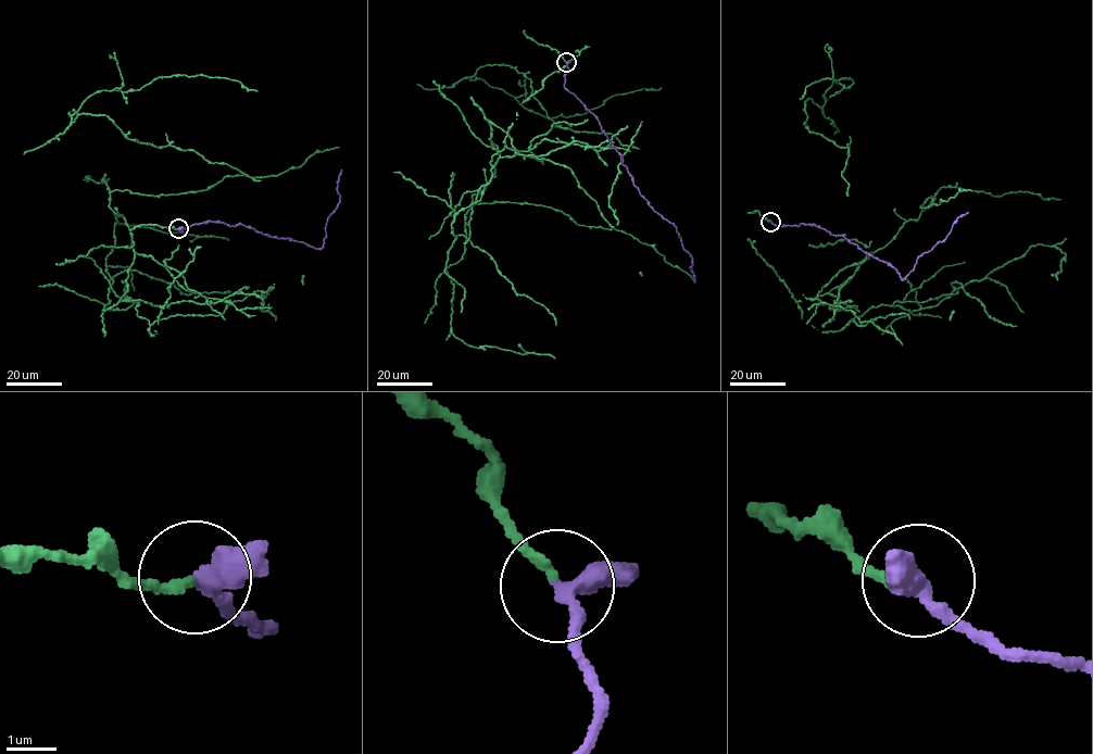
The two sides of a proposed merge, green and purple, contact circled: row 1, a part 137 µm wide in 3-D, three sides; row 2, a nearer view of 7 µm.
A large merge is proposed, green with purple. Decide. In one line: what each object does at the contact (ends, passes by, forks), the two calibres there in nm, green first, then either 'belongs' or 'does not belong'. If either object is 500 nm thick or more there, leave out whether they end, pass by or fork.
green ends there; purple passes by; 190 nm thick on the green side, 340 nm on the other; belongs

